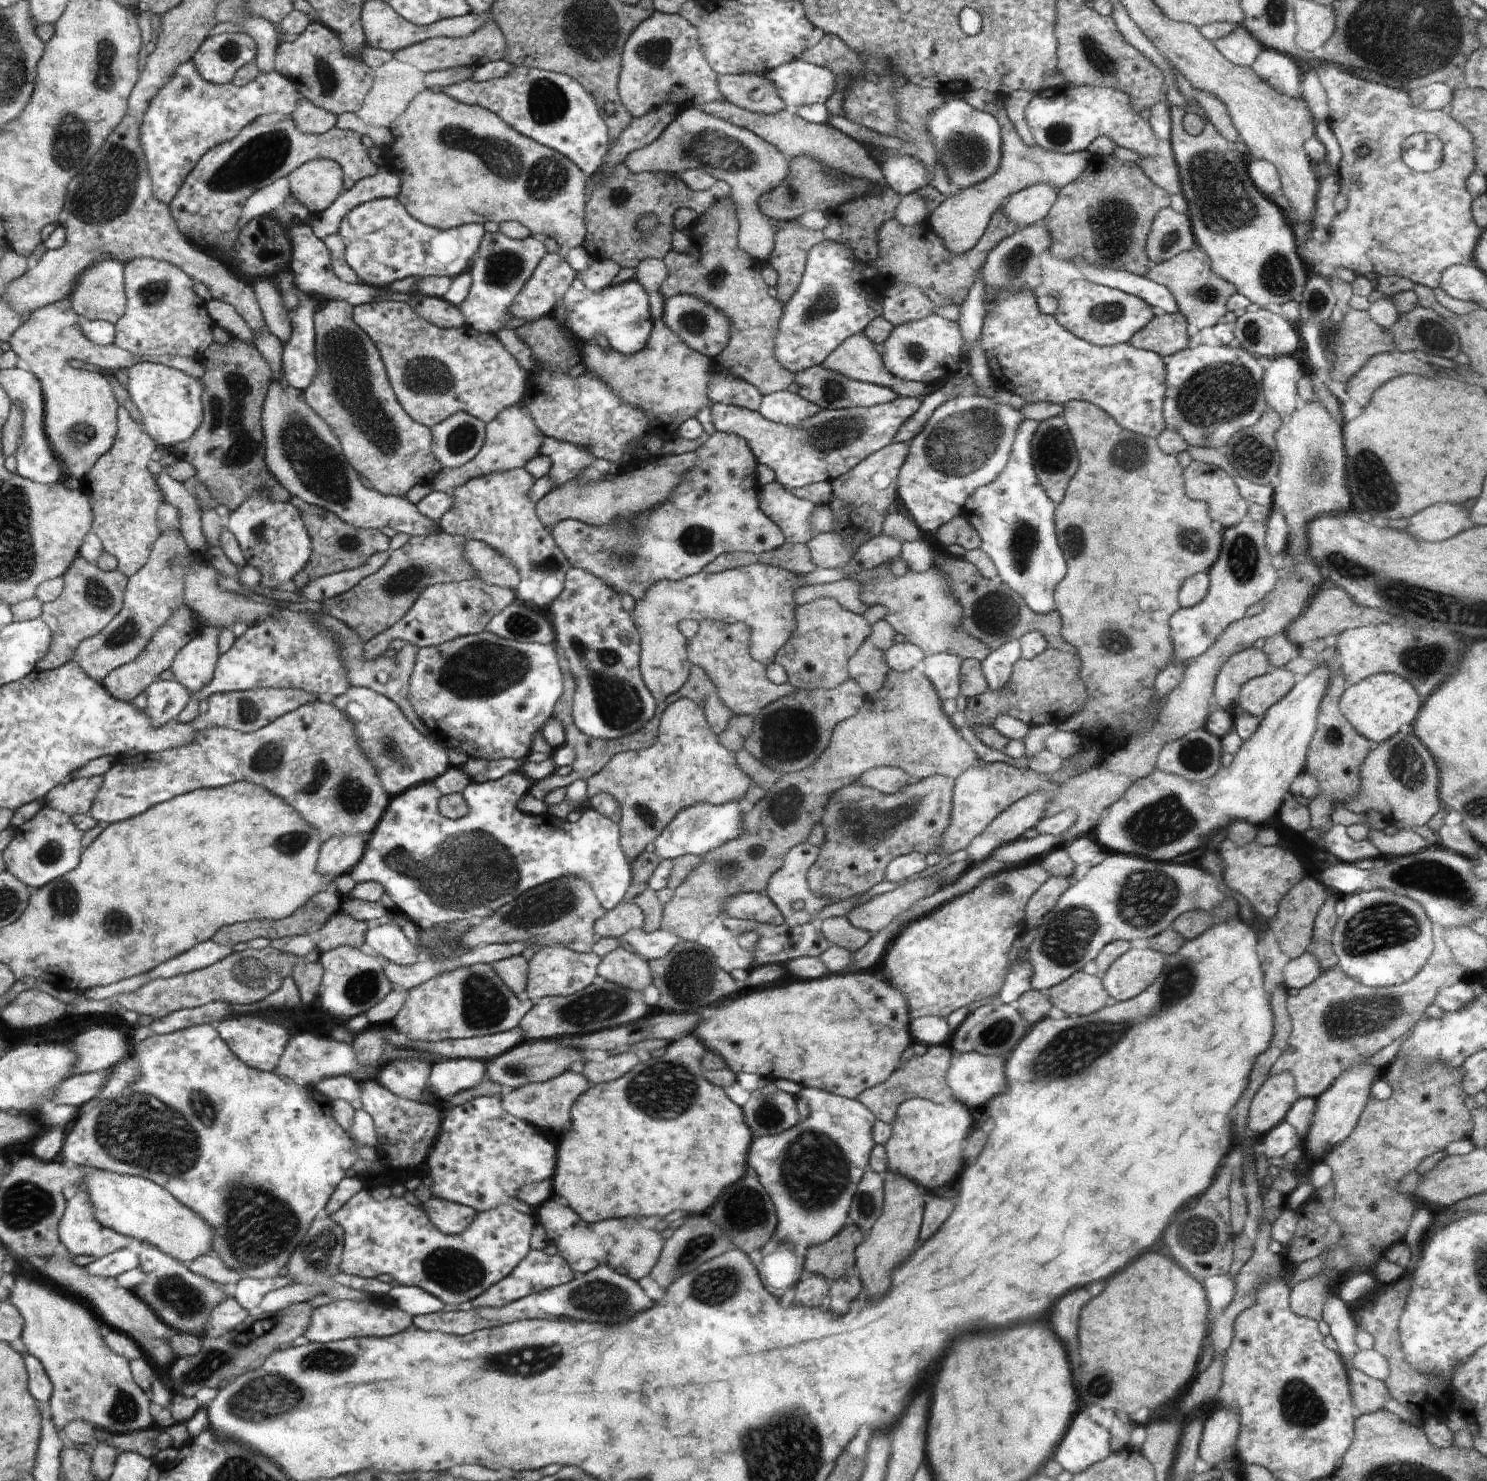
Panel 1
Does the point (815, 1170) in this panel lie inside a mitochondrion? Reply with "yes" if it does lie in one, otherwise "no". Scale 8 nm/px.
yes

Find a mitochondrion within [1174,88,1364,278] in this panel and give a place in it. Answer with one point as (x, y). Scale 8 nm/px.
(1214, 182)

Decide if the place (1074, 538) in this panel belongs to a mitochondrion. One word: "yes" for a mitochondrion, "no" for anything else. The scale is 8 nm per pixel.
yes

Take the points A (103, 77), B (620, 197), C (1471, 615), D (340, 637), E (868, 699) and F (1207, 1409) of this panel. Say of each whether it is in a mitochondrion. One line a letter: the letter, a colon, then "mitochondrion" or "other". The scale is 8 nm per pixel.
A: mitochondrion
B: mitochondrion
C: mitochondrion
D: other
E: other
F: other

